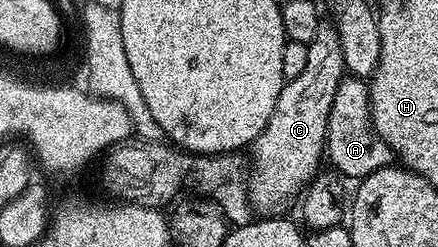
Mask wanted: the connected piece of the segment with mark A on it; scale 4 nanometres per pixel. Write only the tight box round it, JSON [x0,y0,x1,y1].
[325,74,395,181]

